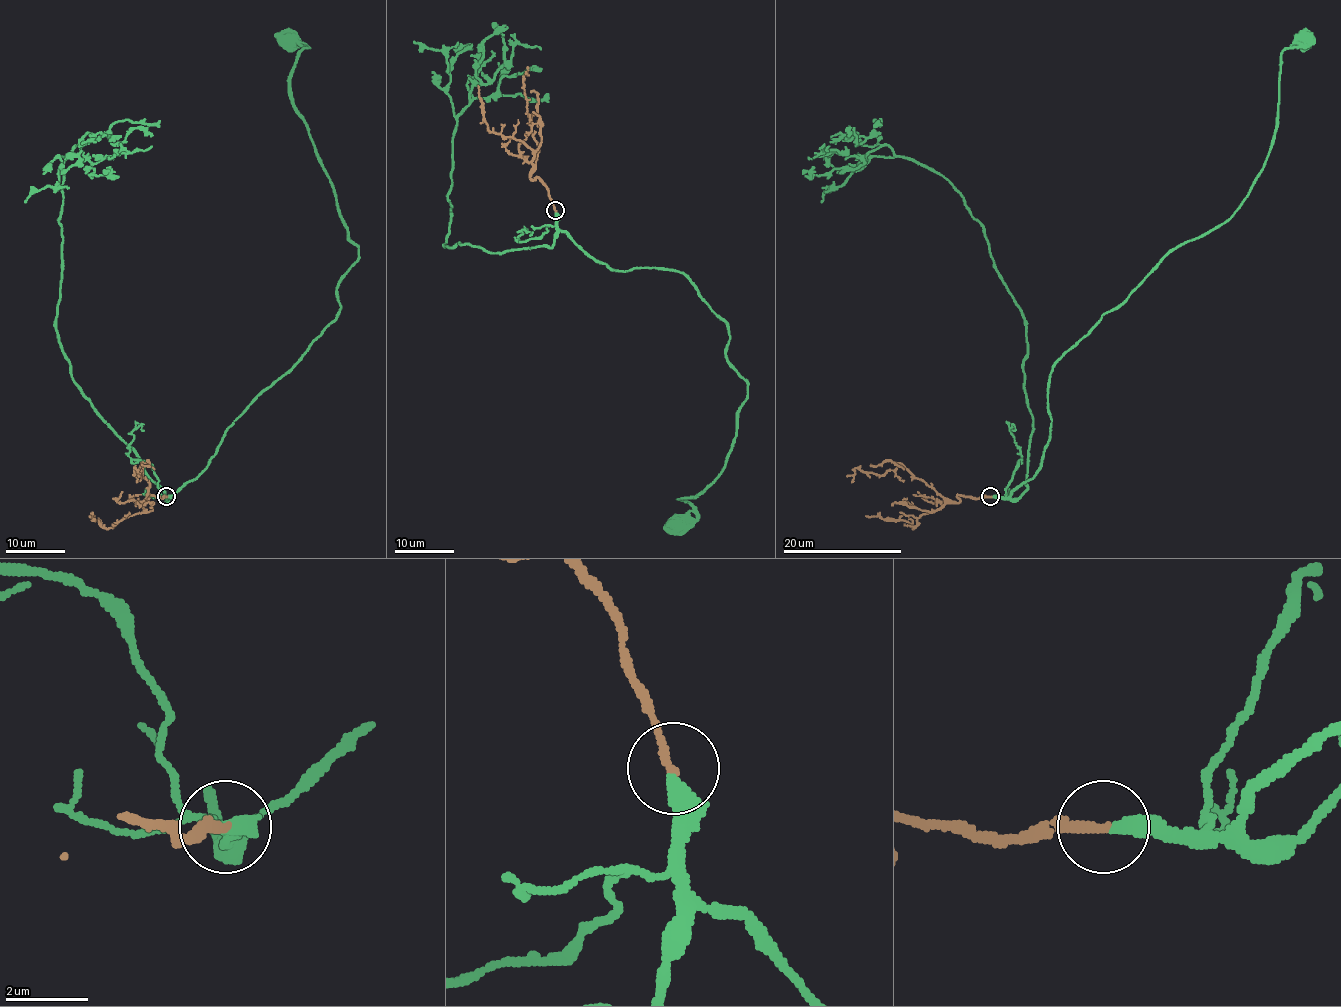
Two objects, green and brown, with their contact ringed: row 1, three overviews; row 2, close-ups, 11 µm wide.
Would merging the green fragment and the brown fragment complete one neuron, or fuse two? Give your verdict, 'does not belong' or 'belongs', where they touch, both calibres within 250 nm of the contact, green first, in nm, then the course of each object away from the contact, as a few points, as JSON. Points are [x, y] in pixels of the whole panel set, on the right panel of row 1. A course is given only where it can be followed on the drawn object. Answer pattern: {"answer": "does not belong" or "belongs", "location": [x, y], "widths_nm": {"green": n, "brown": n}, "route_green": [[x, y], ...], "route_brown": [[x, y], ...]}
{"answer": "belongs", "location": [990, 496], "widths_nm": {"green": 400, "brown": 200}, "route_green": [[991, 496], [1007, 498], [1040, 468], [1051, 367], [1247, 196], [1273, 141], [1279, 57], [1309, 34]], "route_brown": [[991, 496], [958, 495], [957, 503], [949, 503], [901, 465], [881, 475], [855, 468], [852, 483]]}

